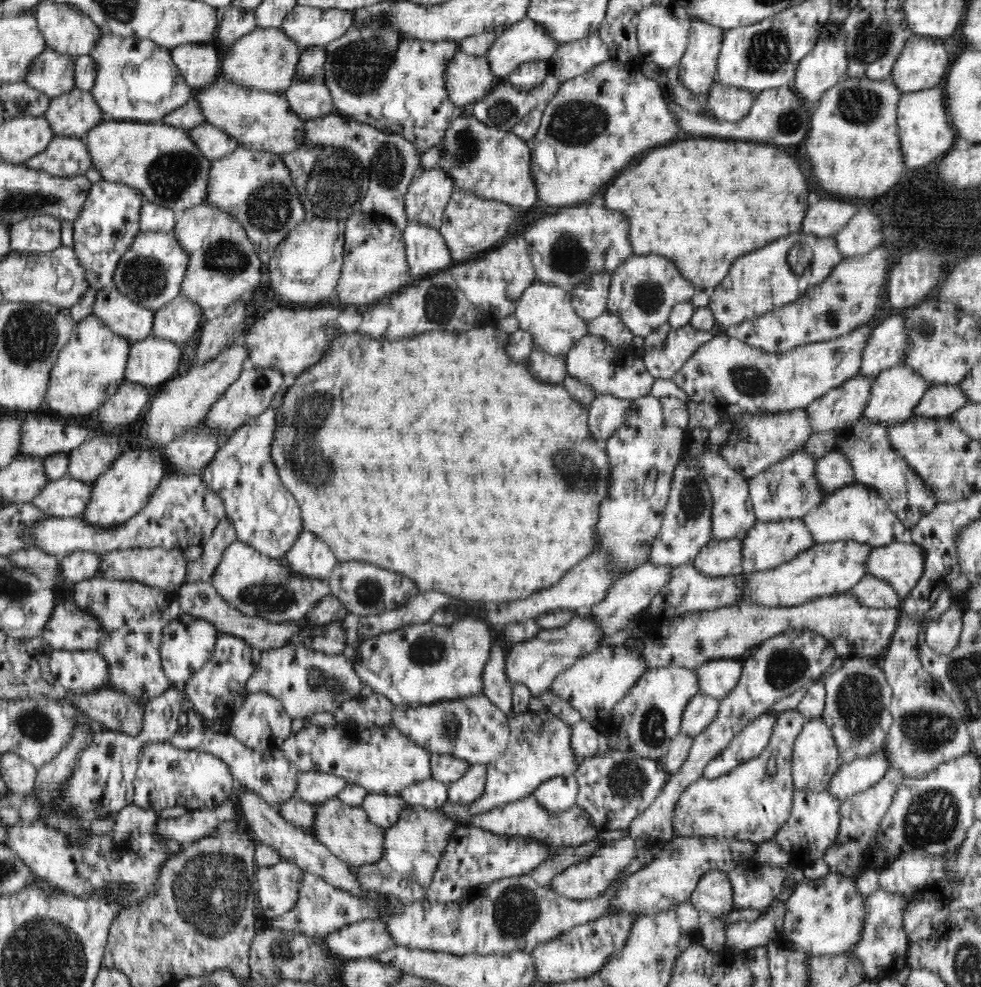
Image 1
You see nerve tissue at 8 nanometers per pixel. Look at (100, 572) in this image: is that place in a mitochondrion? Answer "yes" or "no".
no

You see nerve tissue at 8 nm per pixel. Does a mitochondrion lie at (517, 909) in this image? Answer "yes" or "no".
yes

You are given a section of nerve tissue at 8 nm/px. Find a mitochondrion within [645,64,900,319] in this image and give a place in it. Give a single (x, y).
(855, 105)

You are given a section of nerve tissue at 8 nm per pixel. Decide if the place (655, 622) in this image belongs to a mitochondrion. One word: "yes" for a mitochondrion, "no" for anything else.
no

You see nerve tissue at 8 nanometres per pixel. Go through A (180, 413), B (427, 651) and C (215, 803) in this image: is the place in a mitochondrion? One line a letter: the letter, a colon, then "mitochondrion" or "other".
A: other
B: mitochondrion
C: other

